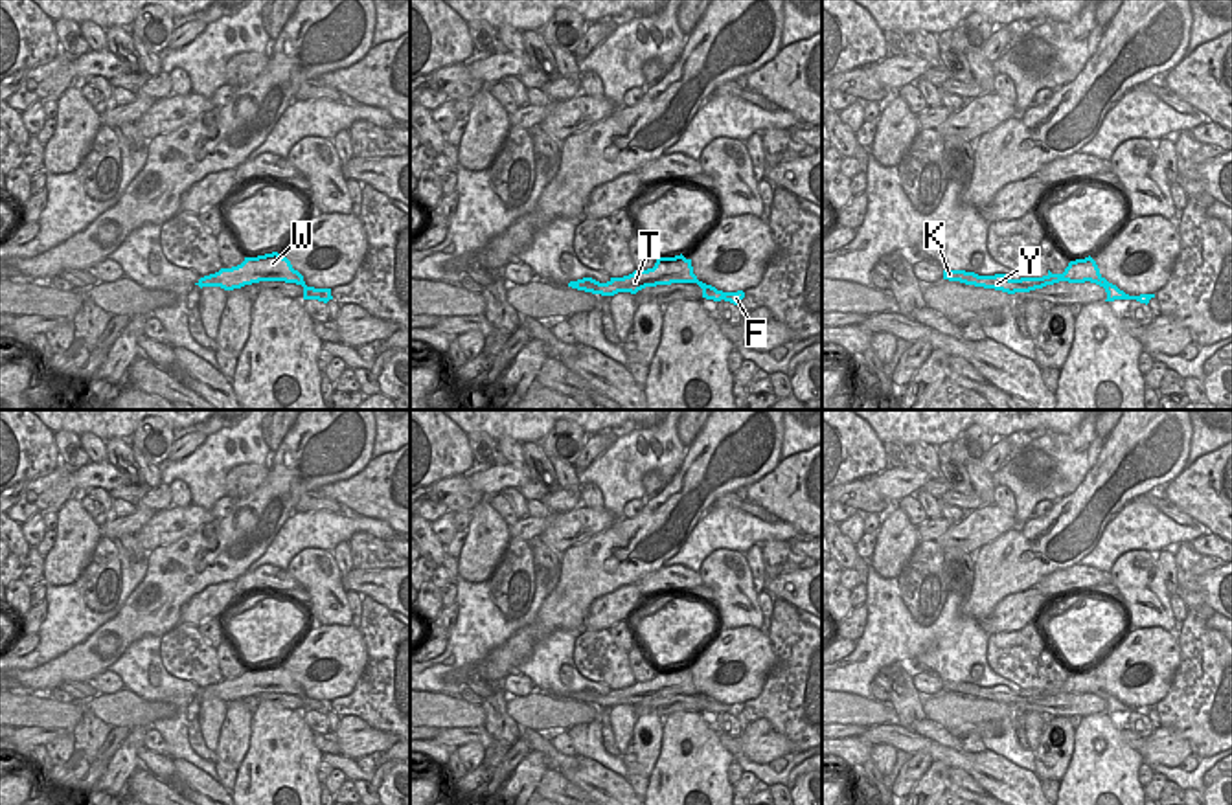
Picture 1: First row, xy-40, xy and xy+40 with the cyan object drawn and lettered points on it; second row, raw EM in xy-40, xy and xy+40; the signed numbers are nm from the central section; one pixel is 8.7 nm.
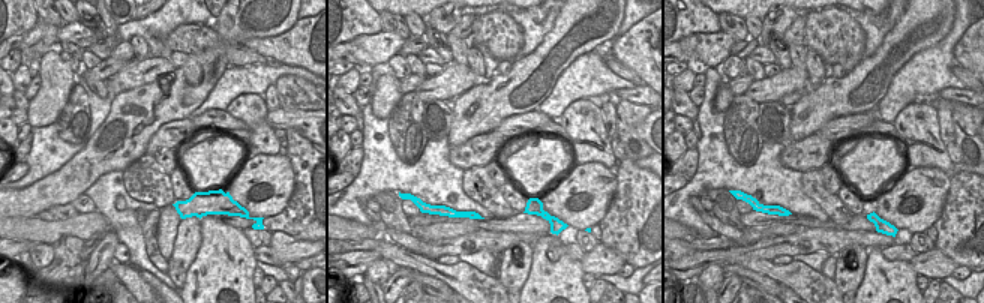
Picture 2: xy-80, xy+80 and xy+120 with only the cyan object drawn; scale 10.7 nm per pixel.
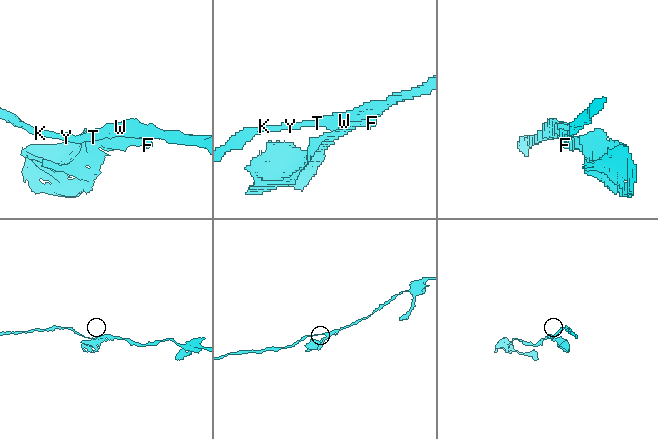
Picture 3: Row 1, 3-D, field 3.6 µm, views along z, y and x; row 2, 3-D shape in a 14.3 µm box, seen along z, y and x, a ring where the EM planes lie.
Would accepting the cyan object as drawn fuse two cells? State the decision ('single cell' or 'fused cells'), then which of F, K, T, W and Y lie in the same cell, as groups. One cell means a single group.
fused cells; groups F / K T W Y

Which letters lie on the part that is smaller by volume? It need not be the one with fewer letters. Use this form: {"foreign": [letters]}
{"foreign": ["F"]}

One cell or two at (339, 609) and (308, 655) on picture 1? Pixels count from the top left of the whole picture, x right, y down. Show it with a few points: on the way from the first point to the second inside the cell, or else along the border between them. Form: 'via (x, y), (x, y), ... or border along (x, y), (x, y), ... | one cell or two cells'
border along (350, 623), (315, 623), (308, 627) | two cells

